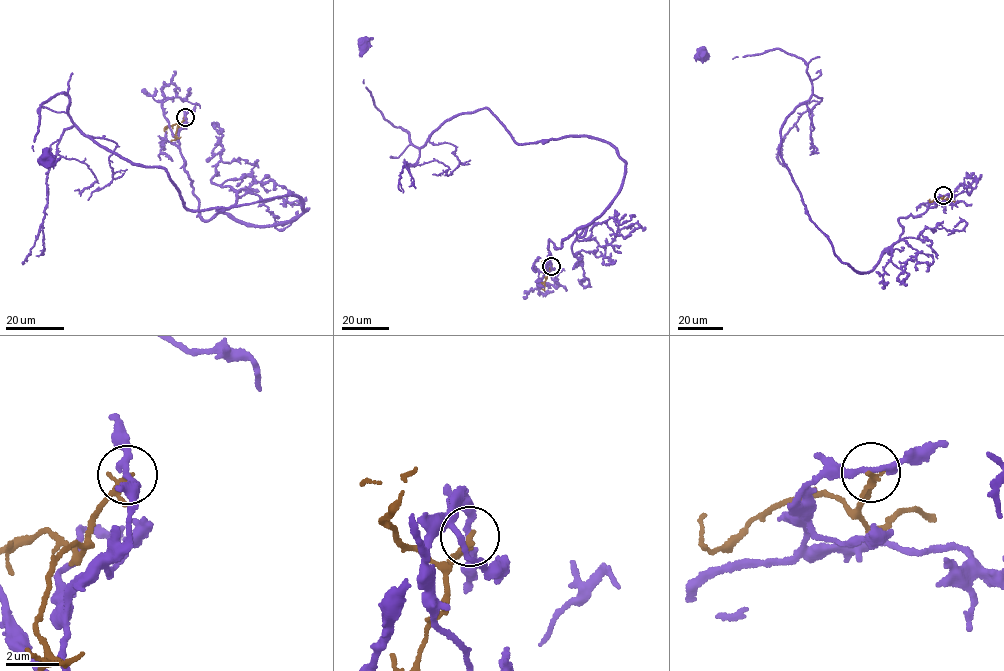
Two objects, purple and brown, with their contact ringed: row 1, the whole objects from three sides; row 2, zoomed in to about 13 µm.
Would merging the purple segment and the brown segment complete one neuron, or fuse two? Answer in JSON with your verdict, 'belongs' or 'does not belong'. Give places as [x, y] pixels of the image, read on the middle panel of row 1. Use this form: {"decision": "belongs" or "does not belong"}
{"decision": "does not belong"}

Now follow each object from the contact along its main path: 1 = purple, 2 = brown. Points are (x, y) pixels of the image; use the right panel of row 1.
1: (944, 195), (857, 271), (780, 155), (781, 126), (812, 94), (806, 61), (700, 57)
2: (944, 195), (931, 201), (937, 206)

